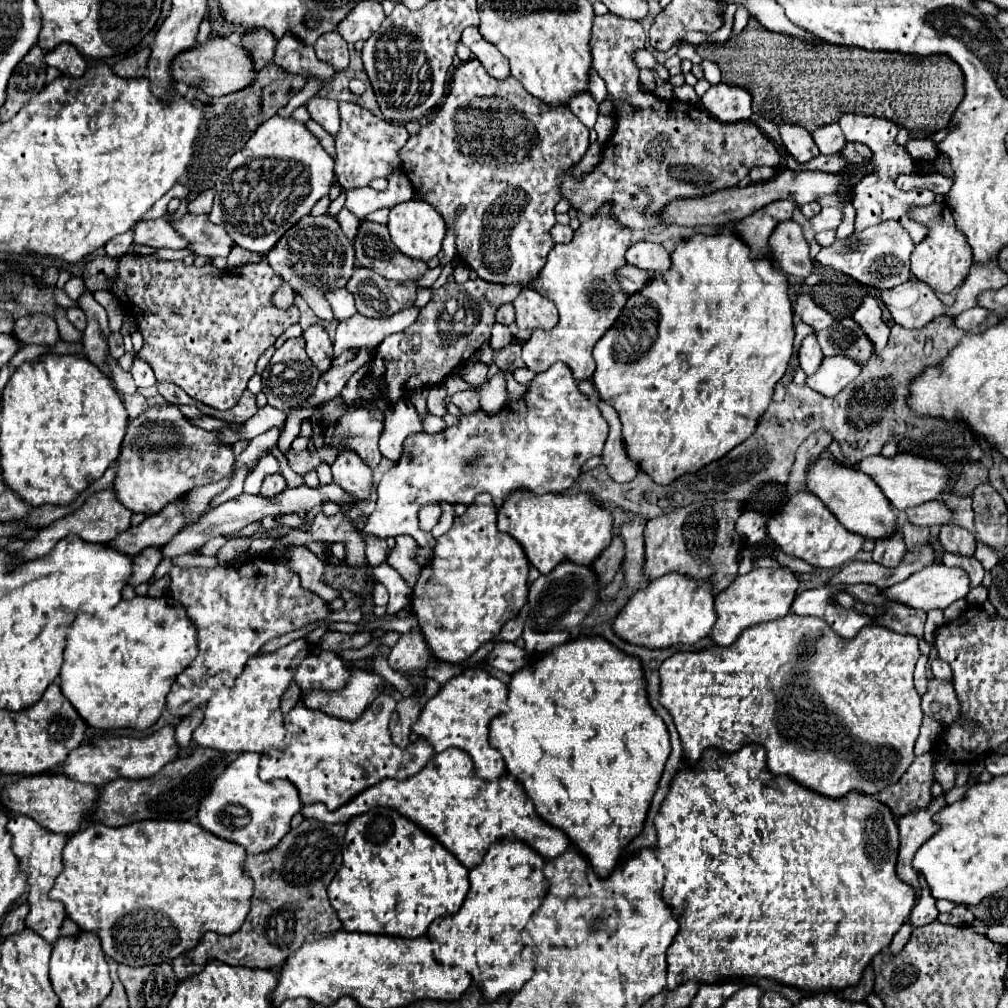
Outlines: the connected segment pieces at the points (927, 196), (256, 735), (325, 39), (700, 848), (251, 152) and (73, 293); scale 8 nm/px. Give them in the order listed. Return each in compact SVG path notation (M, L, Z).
M850 113L842 115L840 127L844 131L846 141L864 143L874 153L874 157L872 157L874 171L870 175L866 175L854 187L854 195L852 195L852 205L856 209L856 231L862 231L862 229L866 229L870 225L882 223L886 219L894 219L906 231L910 231L914 243L920 243L926 237L928 229L922 227L918 221L912 219L910 209L914 209L914 207L926 207L926 205L934 203L934 193L928 191L928 189L914 189L914 191L900 191L900 189L896 189L896 185L894 185L896 177L900 173L912 173L912 169L914 169L914 161L912 161L912 157L908 157L906 149L894 143L894 137L900 131L900 127L894 121L888 121L888 119L862 117L862 115L850 115Z
M298 639L272 655L258 653L246 661L244 671L234 679L232 687L222 687L204 707L202 725L194 731L196 745L222 753L258 753L276 749L284 739L284 717L280 713L280 697L290 687L296 667L310 655L306 639Z
M336 31L322 35L316 43L314 43L314 51L316 57L328 65L332 65L336 71L346 71L348 69L348 43L344 43L344 39L340 39L340 35L336 35Z
M746 745L732 755L720 755L718 751L708 749L694 769L686 767L676 775L668 797L654 819L658 831L657 848L654 850L665 871L664 881L658 881L661 896L680 923L680 931L666 953L667 976L676 975L682 978L681 983L696 981L700 985L736 979L748 983L752 983L752 979L772 979L800 991L840 991L854 987L874 955L882 953L890 945L894 933L898 933L898 929L908 921L916 901L914 889L908 887L908 883L904 885L900 879L896 879L896 819L892 819L888 807L876 803L876 799L870 795L852 793L840 801L834 801L794 783L788 777L776 777L766 769L764 759L766 751L760 745Z
M274 115L256 129L244 149L234 153L220 173L208 219L214 225L222 225L242 249L264 255L290 227L310 213L320 197L328 195L332 179L334 161L308 127L292 117Z
M72 277L72 279L66 283L64 291L68 293L68 297L70 297L72 301L78 301L78 299L84 295L84 291L86 291L86 285L84 285L84 281L82 281L80 277Z

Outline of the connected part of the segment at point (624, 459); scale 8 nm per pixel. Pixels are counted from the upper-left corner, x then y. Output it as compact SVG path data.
M598 401L598 407L610 425L610 435L608 435L604 451L602 451L602 463L606 465L610 479L616 479L616 483L628 483L636 477L638 465L632 463L632 459L628 459L628 455L624 451L624 443L620 439L620 431L622 431L620 419L612 411L612 407L608 407L608 403Z

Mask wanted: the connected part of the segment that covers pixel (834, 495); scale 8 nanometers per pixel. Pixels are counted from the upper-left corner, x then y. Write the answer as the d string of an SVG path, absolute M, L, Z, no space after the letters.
M828 451L820 455L820 459L810 467L808 471L808 491L814 493L824 501L824 505L836 515L836 519L852 533L862 535L866 539L888 539L896 533L898 517L888 499L884 499L884 493L876 487L868 475L862 471L852 471L848 465L836 463Z

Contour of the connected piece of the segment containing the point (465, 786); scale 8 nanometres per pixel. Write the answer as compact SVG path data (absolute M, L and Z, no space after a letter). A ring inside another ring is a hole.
M454 747L436 753L424 769L404 781L386 779L384 783L376 783L376 787L368 787L368 791L356 795L352 803L346 803L332 813L322 803L316 803L302 807L302 815L324 819L324 823L348 823L348 819L362 815L378 805L396 809L402 817L424 829L428 835L440 841L466 869L480 865L488 847L500 839L524 841L544 859L554 859L570 847L568 837L562 835L560 829L544 823L536 815L528 795L514 779L510 779L510 775L504 775L492 783L484 783L482 779L476 779L470 755L464 755L464 751L456 751Z

